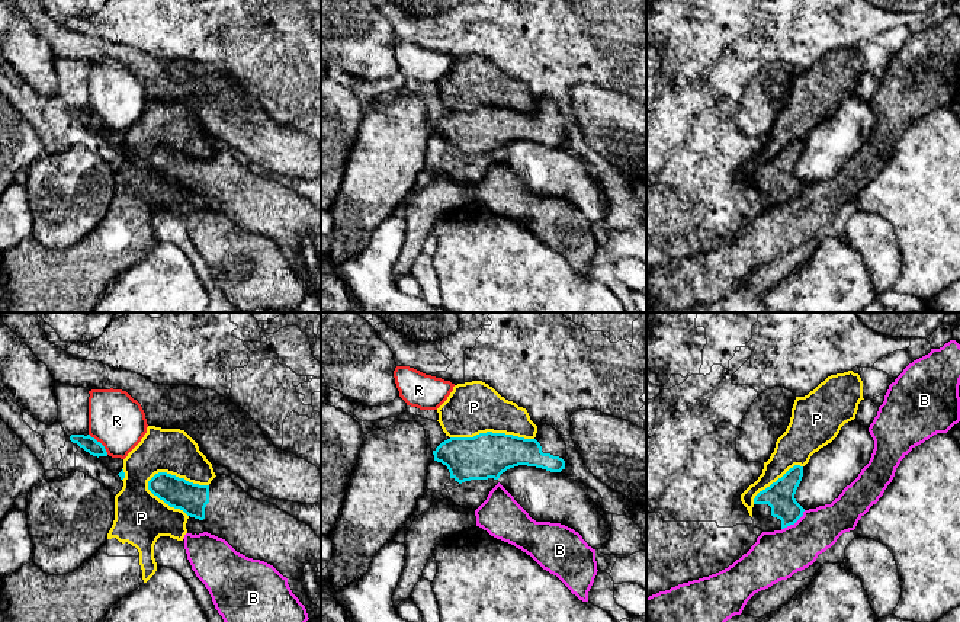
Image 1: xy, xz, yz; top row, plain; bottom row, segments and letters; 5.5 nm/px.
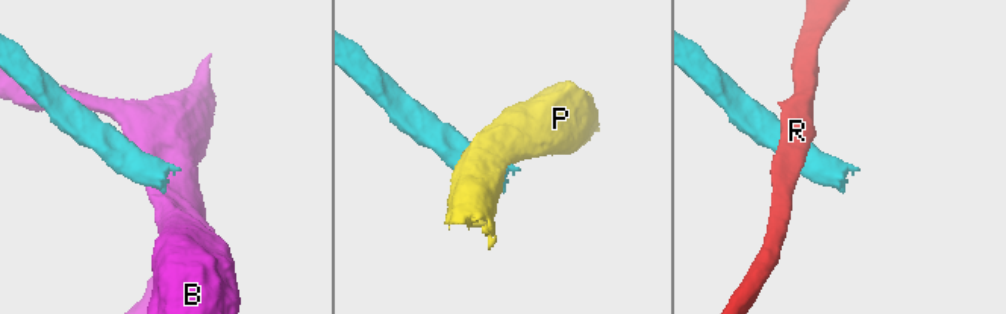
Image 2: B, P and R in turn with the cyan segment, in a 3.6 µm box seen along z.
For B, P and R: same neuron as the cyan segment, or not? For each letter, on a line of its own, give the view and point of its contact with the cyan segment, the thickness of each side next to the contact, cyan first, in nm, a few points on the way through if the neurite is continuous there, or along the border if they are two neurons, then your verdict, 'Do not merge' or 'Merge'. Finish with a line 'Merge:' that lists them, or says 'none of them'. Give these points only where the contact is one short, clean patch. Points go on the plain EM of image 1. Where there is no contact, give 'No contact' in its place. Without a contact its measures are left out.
B: Touches cyan at yz (793, 198). Thickness 160 nm (cyan) against 280 nm. Boundary: yz (805, 185), (793, 198), (782, 204). Do not merge
P: Touches cyan at xy (175, 150). Thickness 170 nm (cyan) against 240 nm. Do not merge
R: Touches cyan at xy (100, 118). Thickness 90 nm (cyan) against 300 nm. Boundary: xy (89, 108), (108, 128). Do not merge
Merge: none of them

